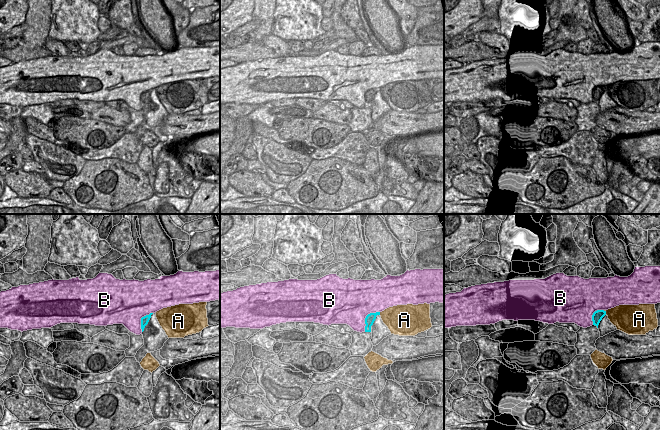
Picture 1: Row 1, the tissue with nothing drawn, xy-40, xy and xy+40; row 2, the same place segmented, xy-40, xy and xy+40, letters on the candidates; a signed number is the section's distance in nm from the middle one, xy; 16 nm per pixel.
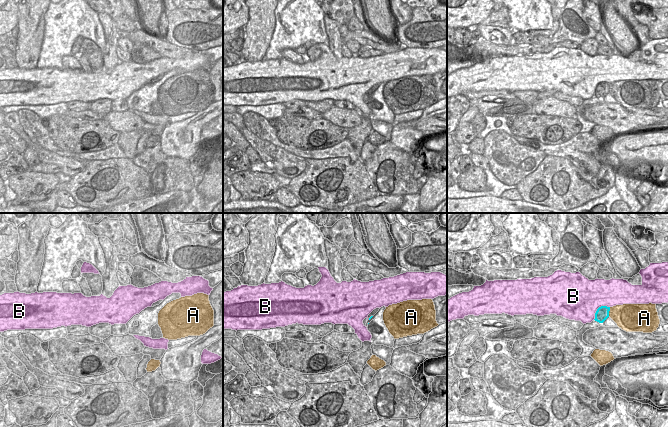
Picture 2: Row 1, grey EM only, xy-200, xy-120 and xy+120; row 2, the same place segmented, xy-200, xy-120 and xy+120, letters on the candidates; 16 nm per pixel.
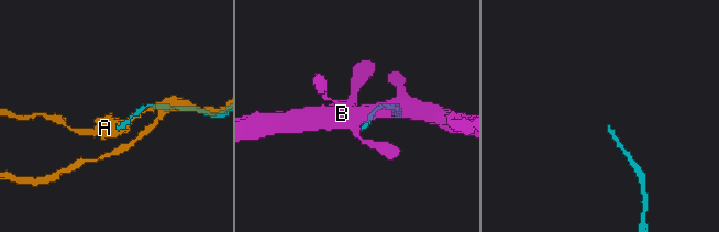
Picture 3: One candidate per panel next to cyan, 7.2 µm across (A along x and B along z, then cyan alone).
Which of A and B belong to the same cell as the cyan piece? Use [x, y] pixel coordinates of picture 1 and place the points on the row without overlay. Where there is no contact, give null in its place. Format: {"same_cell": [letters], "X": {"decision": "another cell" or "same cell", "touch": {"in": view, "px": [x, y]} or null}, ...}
{"same_cell": [], "A": {"decision": "another cell", "touch": {"in": "xy+40", "px": [605, 88]}}, "B": {"decision": "another cell", "touch": {"in": "xy", "px": [366, 93]}}}

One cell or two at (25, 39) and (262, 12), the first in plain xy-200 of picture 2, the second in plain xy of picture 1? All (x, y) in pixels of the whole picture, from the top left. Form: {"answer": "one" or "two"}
{"answer": "one"}

